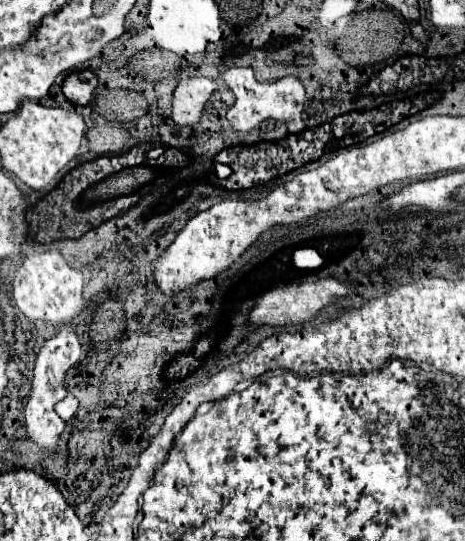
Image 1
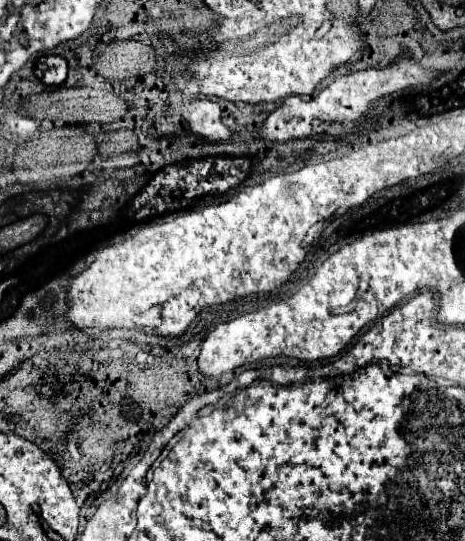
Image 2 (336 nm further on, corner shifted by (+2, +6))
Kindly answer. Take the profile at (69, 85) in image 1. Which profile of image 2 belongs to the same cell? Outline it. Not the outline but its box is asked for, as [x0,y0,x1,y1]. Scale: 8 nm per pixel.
[36,56,68,86]

